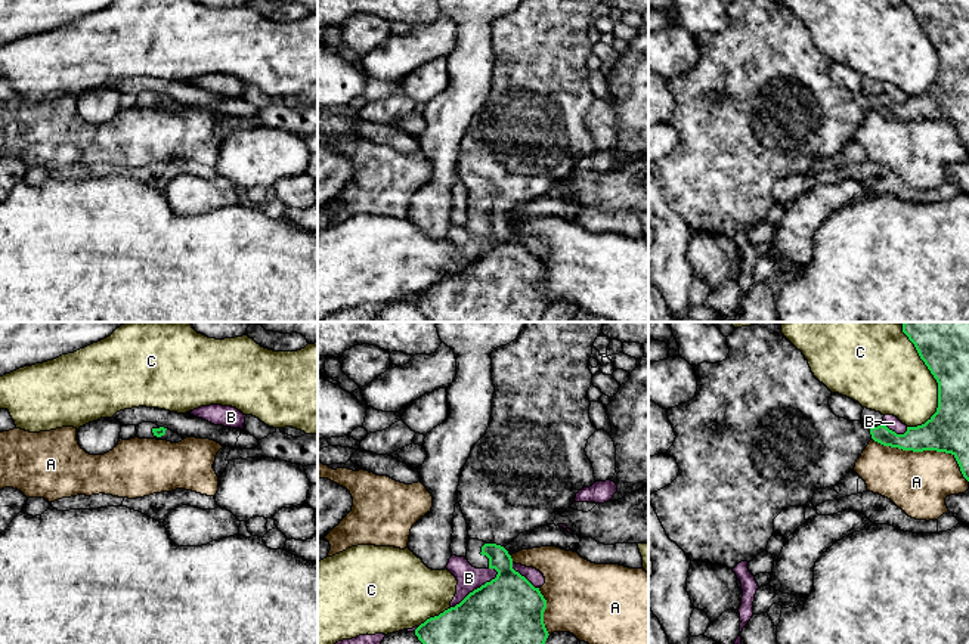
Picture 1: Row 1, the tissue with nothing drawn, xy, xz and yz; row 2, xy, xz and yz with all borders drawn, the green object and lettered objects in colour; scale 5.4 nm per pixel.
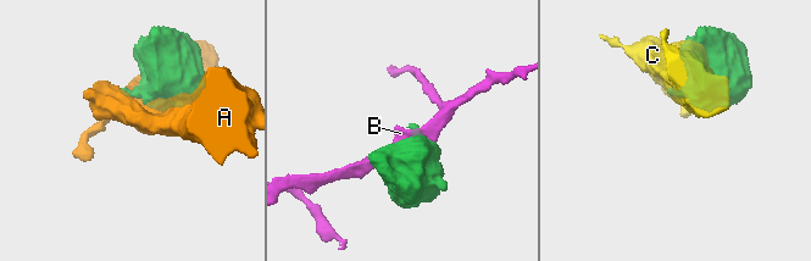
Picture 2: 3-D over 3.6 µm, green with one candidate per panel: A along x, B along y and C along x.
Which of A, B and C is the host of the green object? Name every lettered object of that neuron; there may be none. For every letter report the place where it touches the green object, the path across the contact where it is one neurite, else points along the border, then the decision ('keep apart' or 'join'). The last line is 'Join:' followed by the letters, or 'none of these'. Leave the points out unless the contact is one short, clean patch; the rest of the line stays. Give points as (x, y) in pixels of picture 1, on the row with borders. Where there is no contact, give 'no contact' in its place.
A: contact yz (925, 449); keep apart
B: contact xz (474, 590); keep apart
C: contact yz (934, 377); keep apart
Join: none of these

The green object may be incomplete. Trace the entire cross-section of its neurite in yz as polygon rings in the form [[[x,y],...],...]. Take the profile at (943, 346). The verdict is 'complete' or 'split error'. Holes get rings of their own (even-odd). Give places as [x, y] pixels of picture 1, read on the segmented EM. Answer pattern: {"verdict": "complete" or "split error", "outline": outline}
{"verdict": "split error", "outline": [[[777,322],[734,328],[727,337],[727,359],[696,366],[696,396],[687,403],[666,409],[677,436],[666,453],[675,458],[679,473],[671,484],[651,493],[648,501],[668,538],[691,561],[728,569],[742,561],[750,563],[767,549],[774,533],[774,518],[789,507],[808,507],[818,489],[843,480],[872,439],[903,451],[951,453],[969,482],[969,322],[904,322],[903,332],[938,383],[938,408],[925,424],[907,427],[904,434],[897,434],[885,424],[870,428],[861,421],[836,417],[829,406],[832,391],[814,377],[802,352],[781,334],[781,325]]]}

